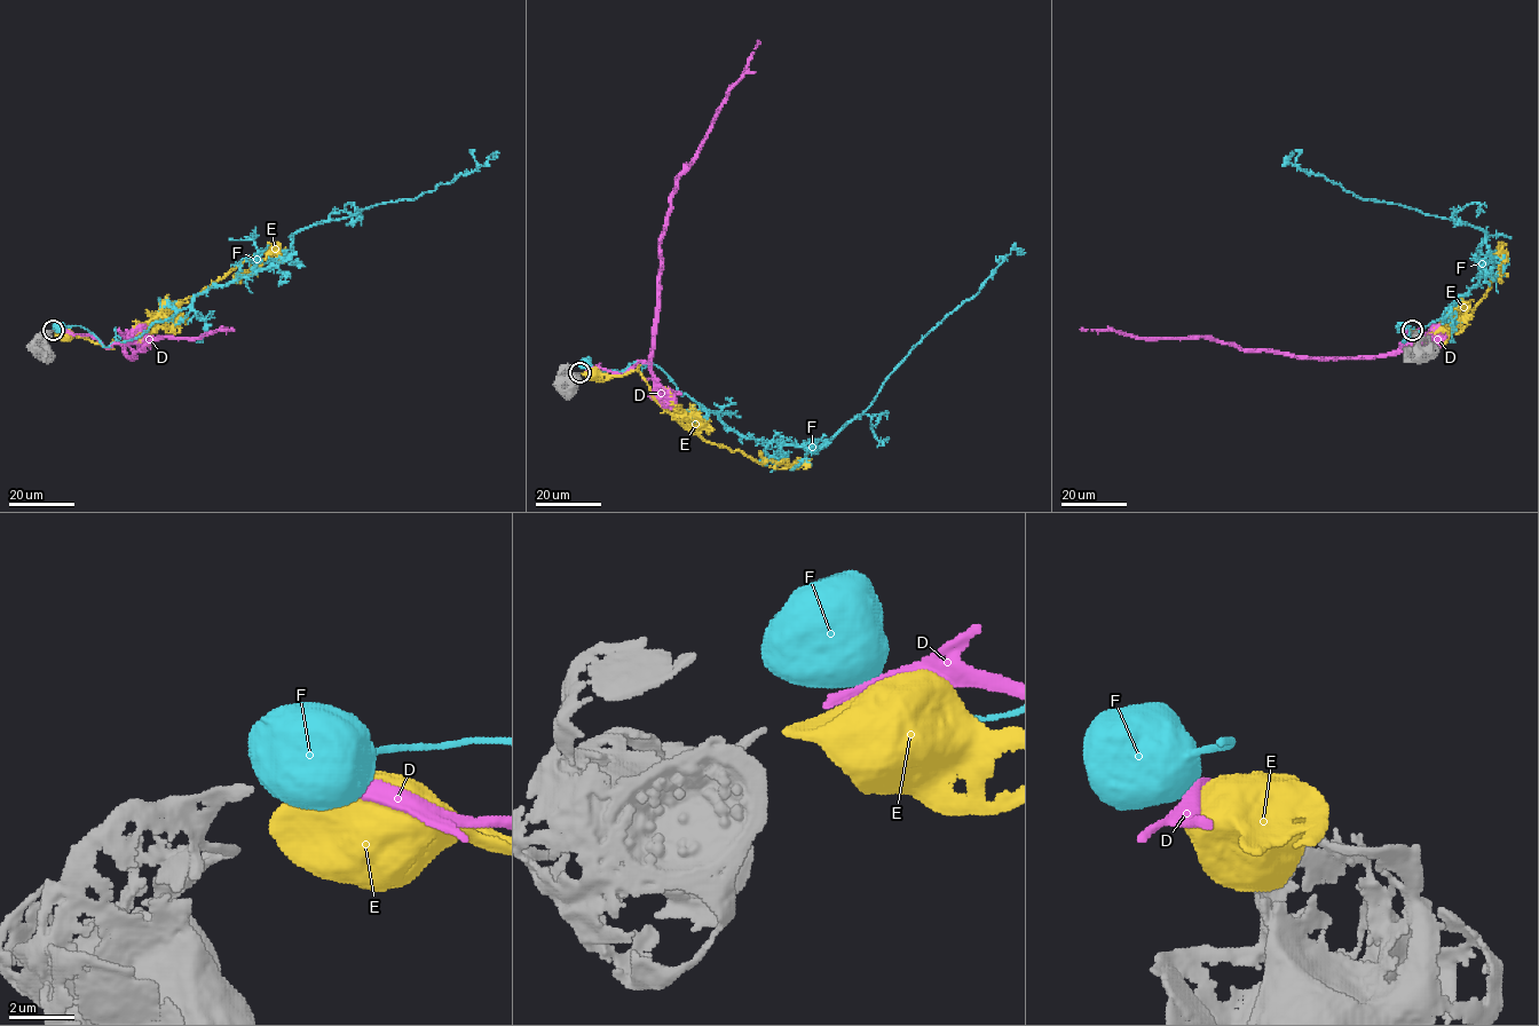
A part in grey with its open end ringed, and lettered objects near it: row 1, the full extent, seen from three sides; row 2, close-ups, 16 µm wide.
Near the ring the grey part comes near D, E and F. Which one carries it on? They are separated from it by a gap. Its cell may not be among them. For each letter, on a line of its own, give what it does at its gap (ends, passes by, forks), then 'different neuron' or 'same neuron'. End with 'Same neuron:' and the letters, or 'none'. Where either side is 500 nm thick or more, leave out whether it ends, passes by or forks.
D: it ends there; same neuron
E: different neuron
F: different neuron
Same neuron: D

